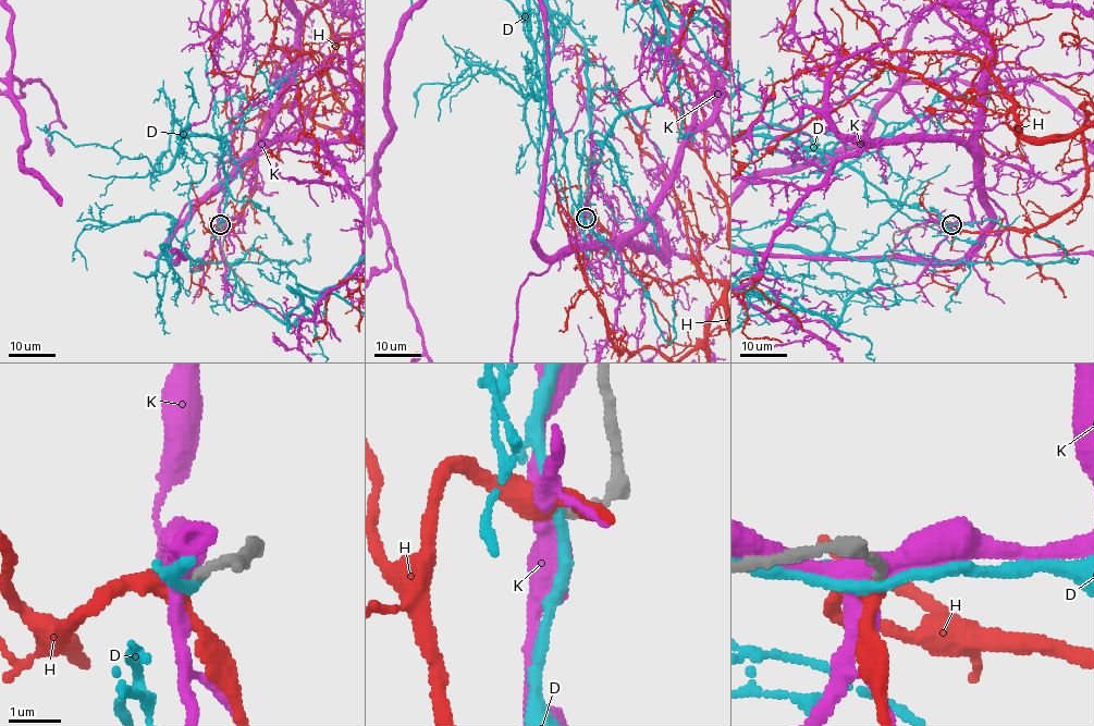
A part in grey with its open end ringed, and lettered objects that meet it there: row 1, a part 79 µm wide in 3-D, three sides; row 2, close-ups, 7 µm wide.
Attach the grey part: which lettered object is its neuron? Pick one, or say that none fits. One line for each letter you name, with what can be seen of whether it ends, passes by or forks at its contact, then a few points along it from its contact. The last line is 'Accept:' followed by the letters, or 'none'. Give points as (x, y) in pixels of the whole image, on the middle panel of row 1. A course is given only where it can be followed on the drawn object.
H: it passes by
Accept: H

